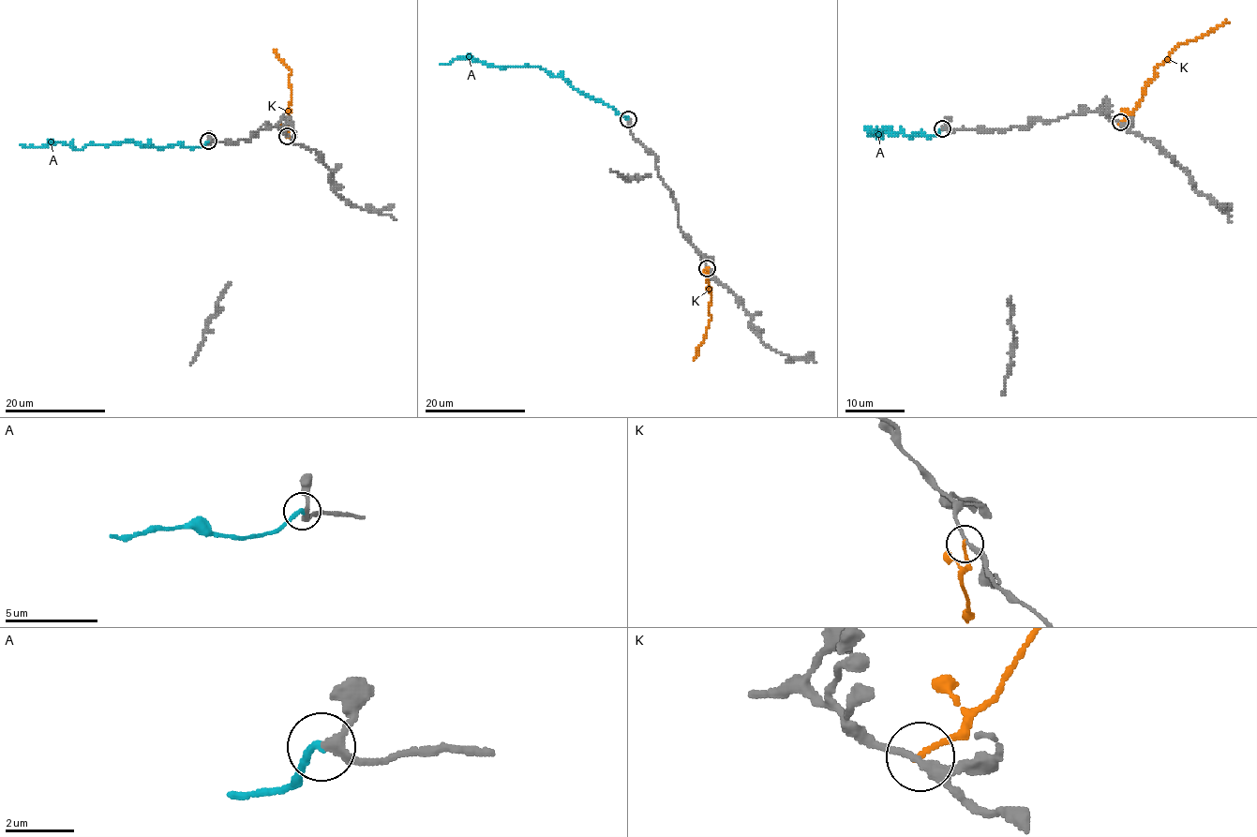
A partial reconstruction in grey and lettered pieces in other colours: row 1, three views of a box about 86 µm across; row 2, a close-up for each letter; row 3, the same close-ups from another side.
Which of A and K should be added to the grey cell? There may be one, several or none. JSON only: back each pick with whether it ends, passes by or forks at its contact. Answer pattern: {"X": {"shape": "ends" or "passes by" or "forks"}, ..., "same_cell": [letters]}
{"A": {"shape": "ends"}, "same_cell": ["A"]}

